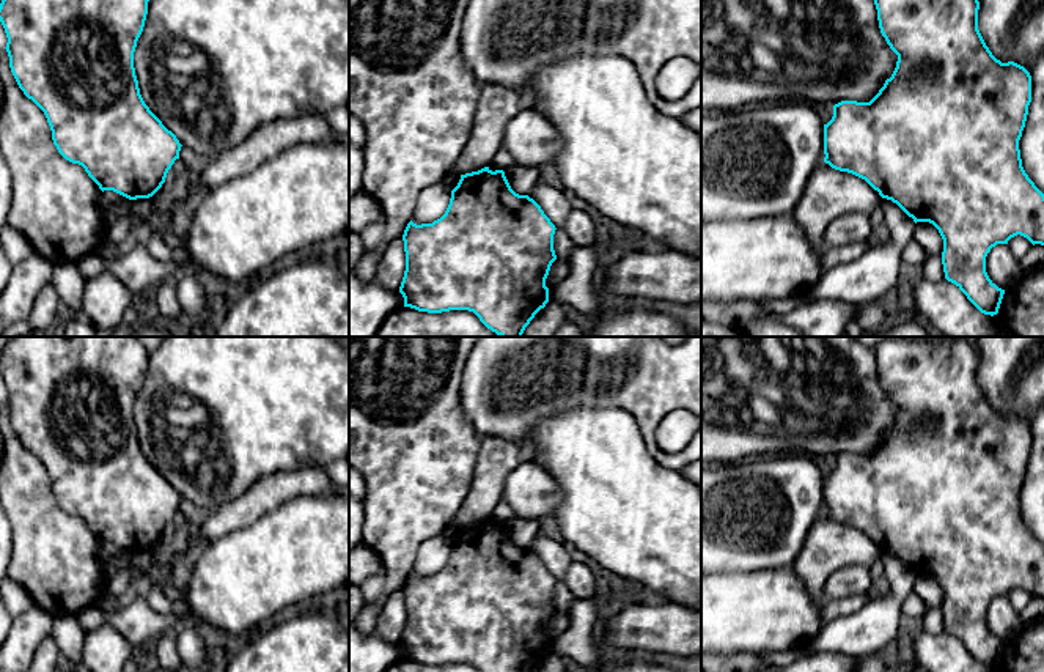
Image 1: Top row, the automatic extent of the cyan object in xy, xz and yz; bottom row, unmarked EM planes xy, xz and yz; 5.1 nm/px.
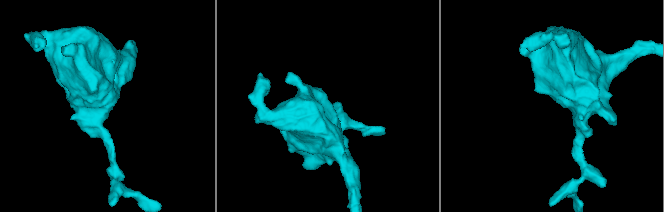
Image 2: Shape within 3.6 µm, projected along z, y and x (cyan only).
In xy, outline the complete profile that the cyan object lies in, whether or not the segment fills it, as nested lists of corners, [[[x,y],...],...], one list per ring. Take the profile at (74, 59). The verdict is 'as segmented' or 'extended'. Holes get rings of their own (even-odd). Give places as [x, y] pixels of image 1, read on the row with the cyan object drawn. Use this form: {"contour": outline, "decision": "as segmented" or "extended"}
{"contour": [[[2,0],[0,22],[8,42],[11,72],[46,115],[58,153],[85,168],[104,190],[129,200],[149,198],[165,183],[179,159],[181,143],[145,104],[134,68],[134,52],[143,31],[149,0]]], "decision": "as segmented"}

